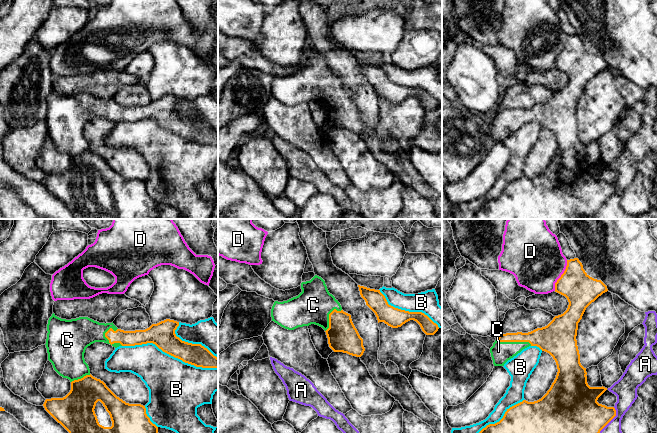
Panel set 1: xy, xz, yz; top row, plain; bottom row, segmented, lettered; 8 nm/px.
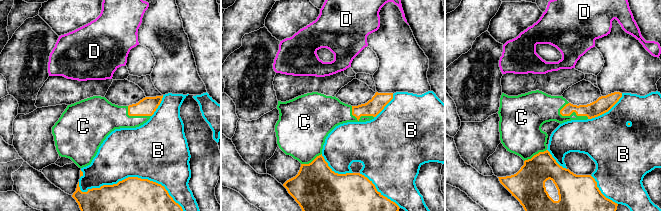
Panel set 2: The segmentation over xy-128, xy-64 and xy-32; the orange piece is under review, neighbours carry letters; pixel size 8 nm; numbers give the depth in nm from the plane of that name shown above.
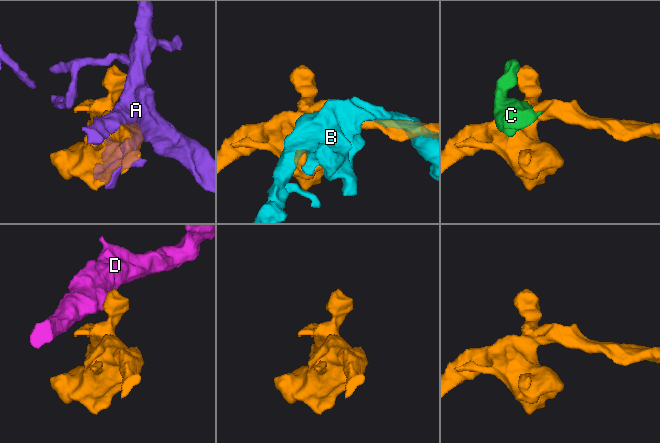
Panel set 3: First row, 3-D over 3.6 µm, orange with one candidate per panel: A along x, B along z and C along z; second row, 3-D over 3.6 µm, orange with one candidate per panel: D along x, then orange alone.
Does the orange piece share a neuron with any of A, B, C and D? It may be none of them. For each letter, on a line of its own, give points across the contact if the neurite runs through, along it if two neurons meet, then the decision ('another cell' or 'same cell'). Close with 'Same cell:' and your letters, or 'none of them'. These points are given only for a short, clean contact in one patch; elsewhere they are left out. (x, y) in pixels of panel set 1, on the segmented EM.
A: another cell
B: another cell
C: same cell
D: along yz (567, 260), (565, 270), (555, 283), (554, 290) | another cell
Same cell: C

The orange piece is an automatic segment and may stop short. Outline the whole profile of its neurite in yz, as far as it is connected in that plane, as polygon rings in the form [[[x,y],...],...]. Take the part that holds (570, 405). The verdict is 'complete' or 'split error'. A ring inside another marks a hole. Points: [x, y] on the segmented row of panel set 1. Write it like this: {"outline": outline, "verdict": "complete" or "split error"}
{"outline": [[[578,258],[567,260],[564,273],[555,283],[555,292],[565,296],[569,302],[567,310],[555,316],[545,327],[528,333],[502,334],[490,348],[494,366],[504,366],[523,349],[529,346],[539,347],[556,362],[558,372],[554,382],[541,399],[534,402],[523,400],[510,407],[499,422],[487,425],[479,433],[600,433],[616,416],[614,407],[597,402],[607,388],[588,385],[586,368],[580,363],[576,340],[578,323],[586,308],[607,291],[607,286],[601,280],[594,279],[585,272]]], "verdict": "split error"}

